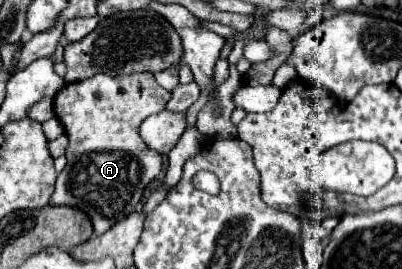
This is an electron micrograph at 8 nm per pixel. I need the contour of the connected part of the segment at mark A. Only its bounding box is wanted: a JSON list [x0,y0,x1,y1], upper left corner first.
[50,71,170,237]

